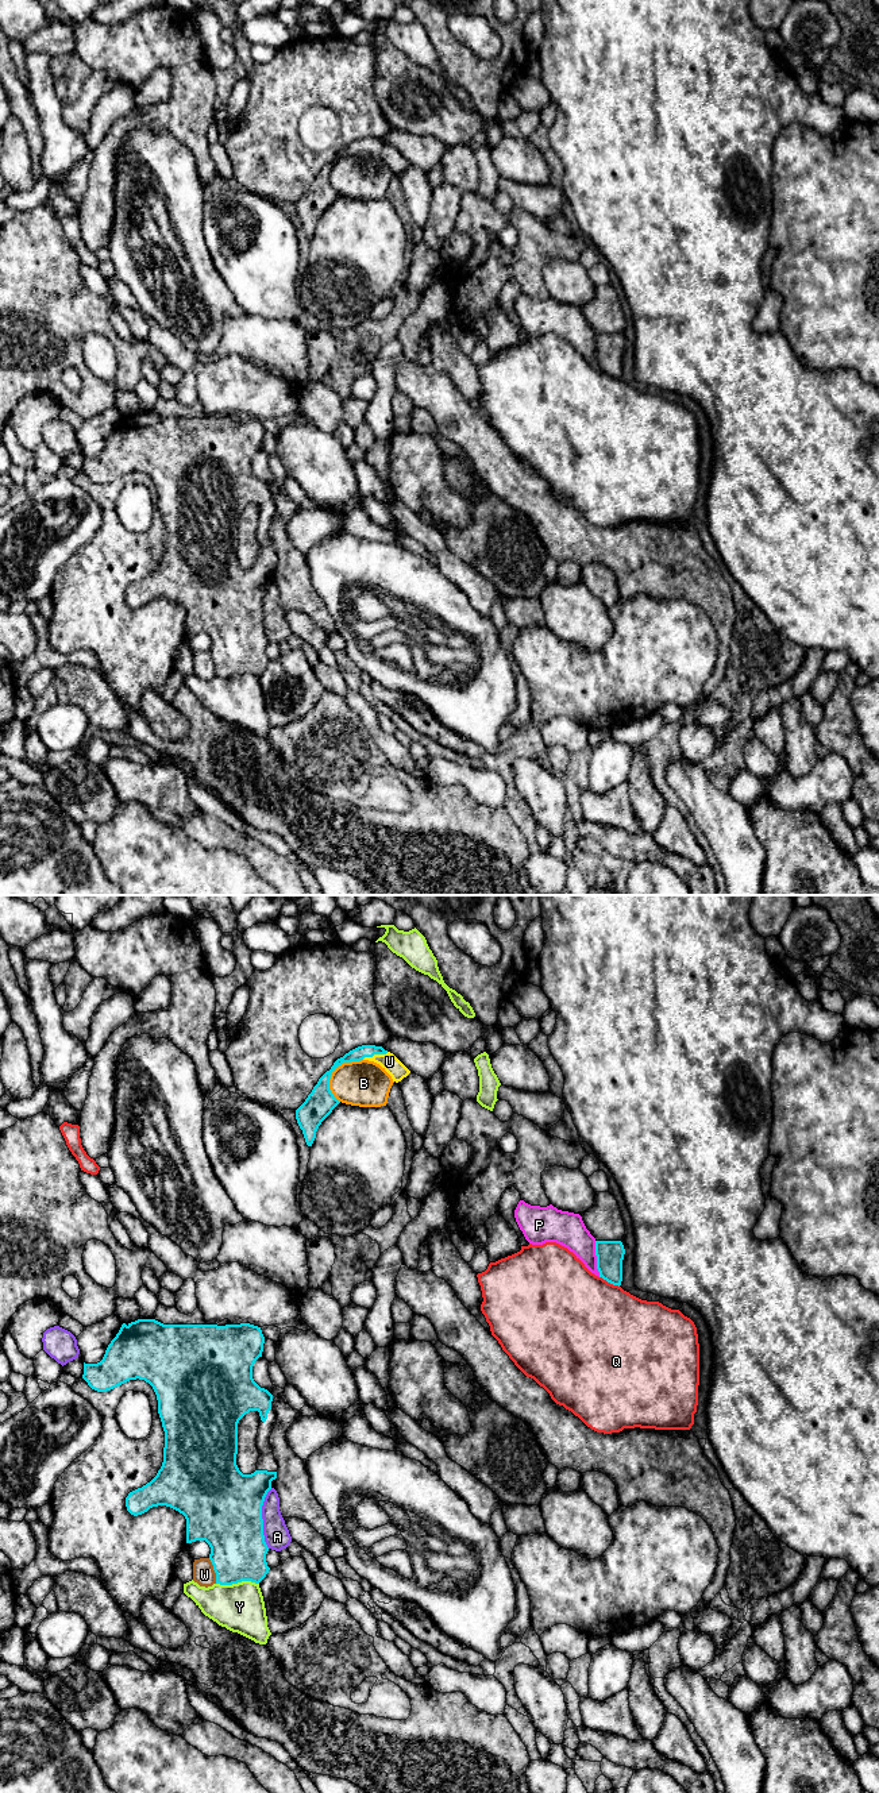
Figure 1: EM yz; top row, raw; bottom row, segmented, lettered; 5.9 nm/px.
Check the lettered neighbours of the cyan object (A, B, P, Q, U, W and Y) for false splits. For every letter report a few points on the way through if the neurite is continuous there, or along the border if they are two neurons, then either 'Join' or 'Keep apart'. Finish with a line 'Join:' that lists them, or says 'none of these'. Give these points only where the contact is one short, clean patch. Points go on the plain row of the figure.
A: Keep apart
B: Keep apart
P: Keep apart
Q: Keep apart
U: Path across: yz (365, 143), (374, 146), (389, 154). Join
W: Keep apart
Y: Keep apart
Join: U

